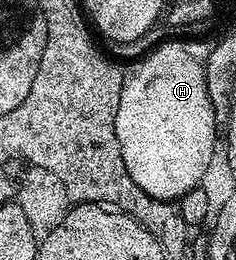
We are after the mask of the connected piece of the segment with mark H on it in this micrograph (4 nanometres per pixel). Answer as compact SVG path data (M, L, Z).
M170 40L154 49L148 56L126 66L123 71L122 86L120 94L120 105L116 112L116 136L120 142L121 157L124 158L125 169L132 175L132 180L150 197L157 200L177 201L188 192L188 190L199 187L205 179L207 168L213 163L216 154L216 126L218 119L208 96L206 64L210 57L213 43L206 40Z

